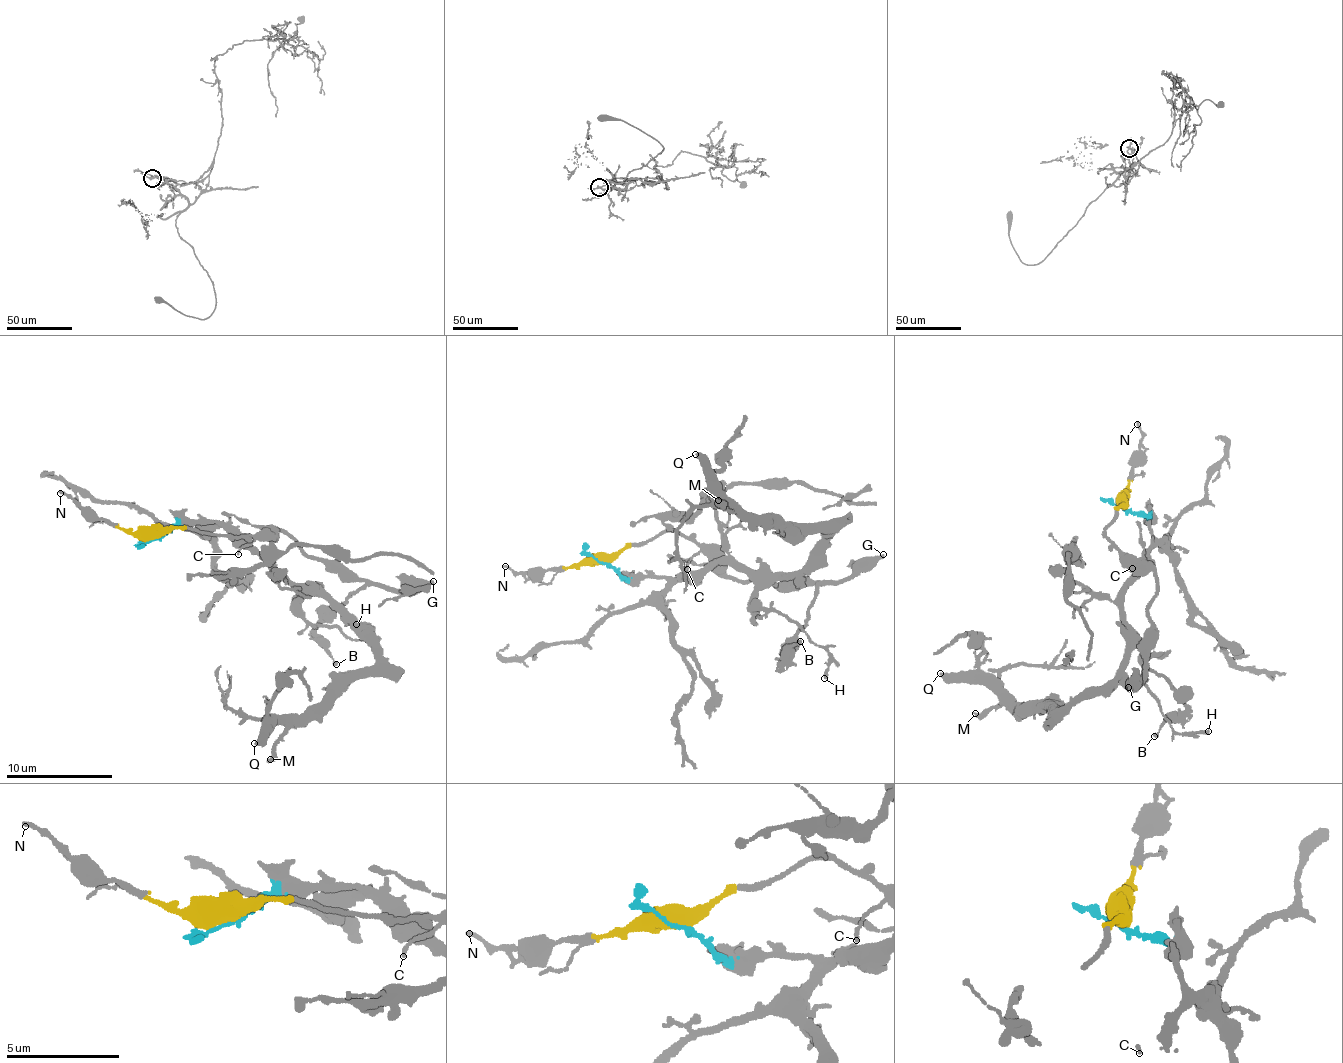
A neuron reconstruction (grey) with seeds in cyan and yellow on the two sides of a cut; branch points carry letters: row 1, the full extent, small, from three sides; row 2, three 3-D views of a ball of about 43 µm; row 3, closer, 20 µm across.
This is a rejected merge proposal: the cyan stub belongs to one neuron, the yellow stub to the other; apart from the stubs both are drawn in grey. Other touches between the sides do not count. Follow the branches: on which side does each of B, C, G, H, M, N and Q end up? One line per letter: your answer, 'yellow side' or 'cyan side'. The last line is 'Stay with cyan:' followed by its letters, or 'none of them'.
B: yellow side
C: yellow side
G: yellow side
H: cyan side
M: cyan side
N: yellow side
Q: cyan side
Stay with cyan: H, M, Q

